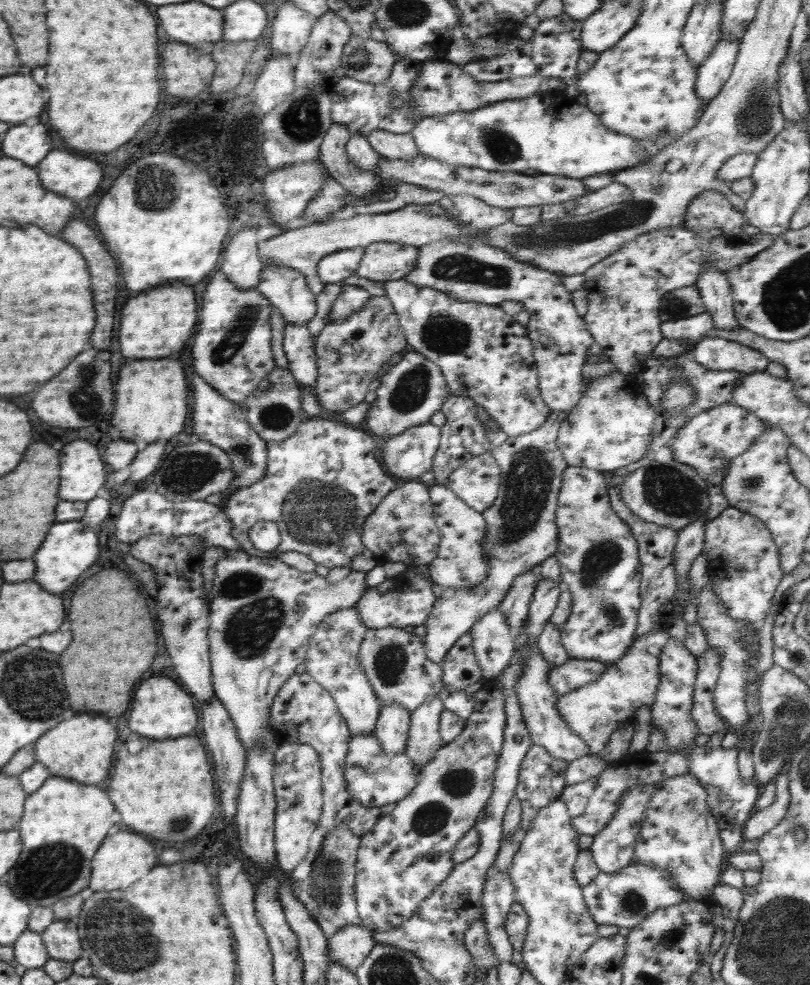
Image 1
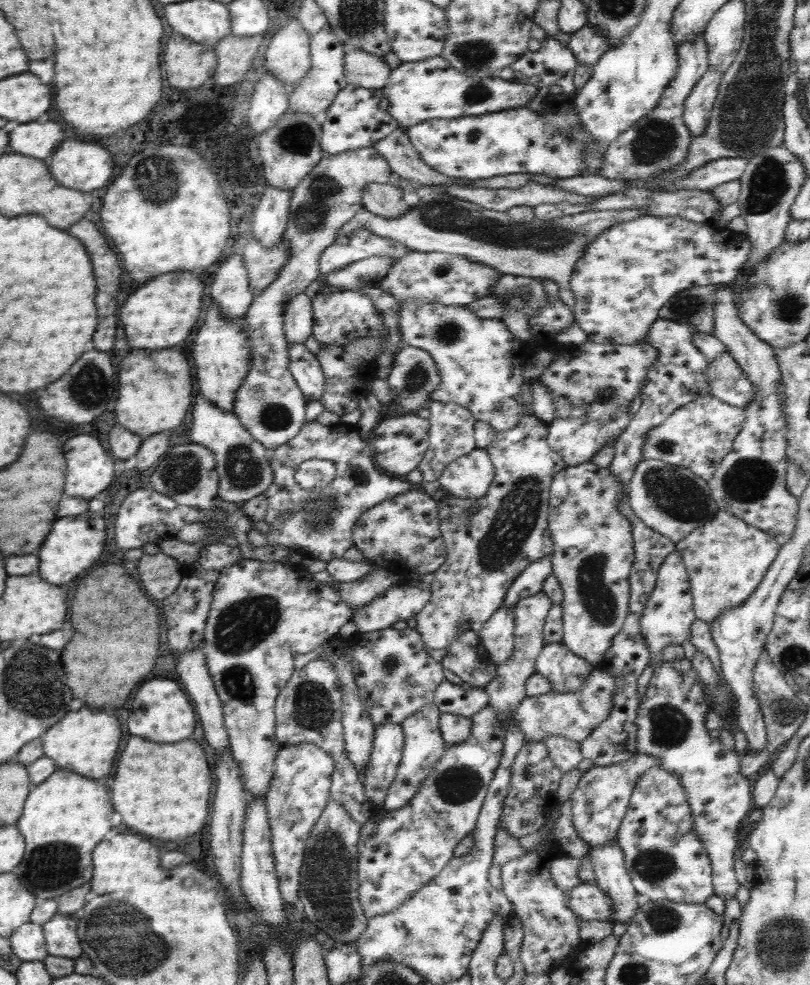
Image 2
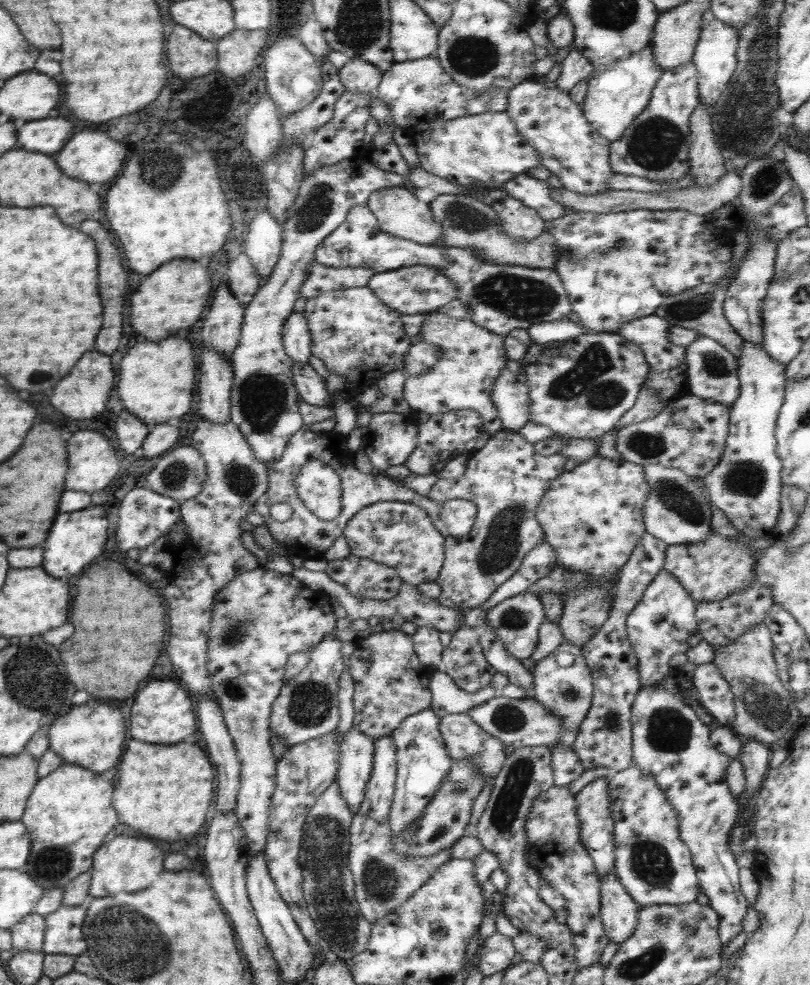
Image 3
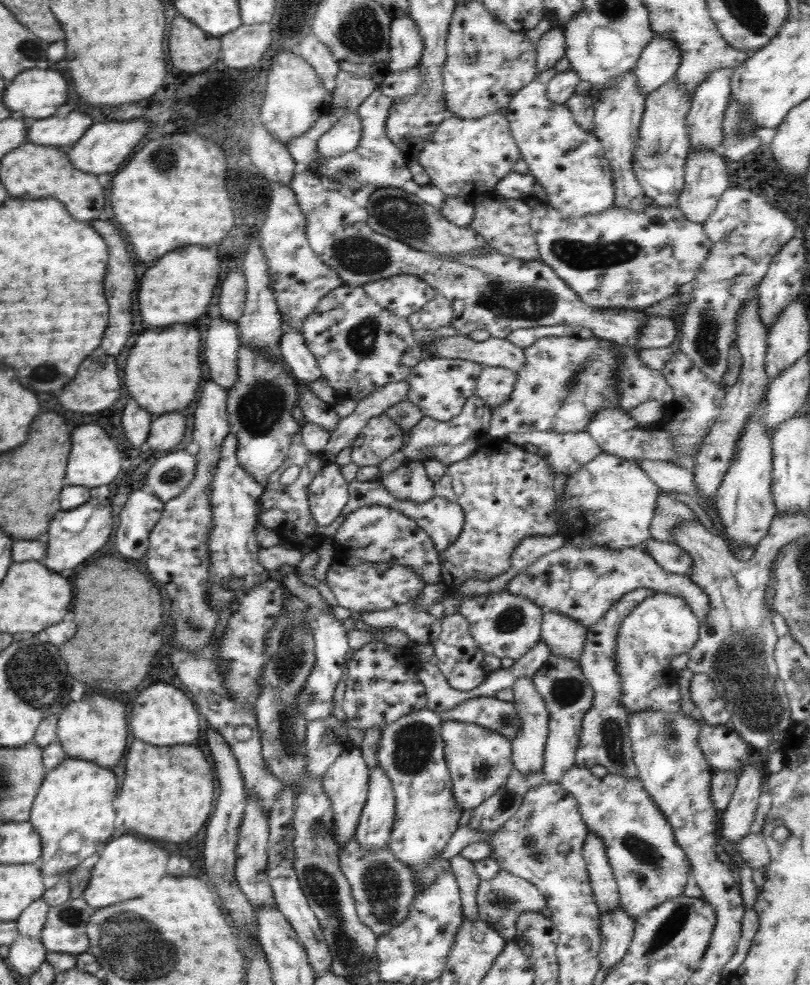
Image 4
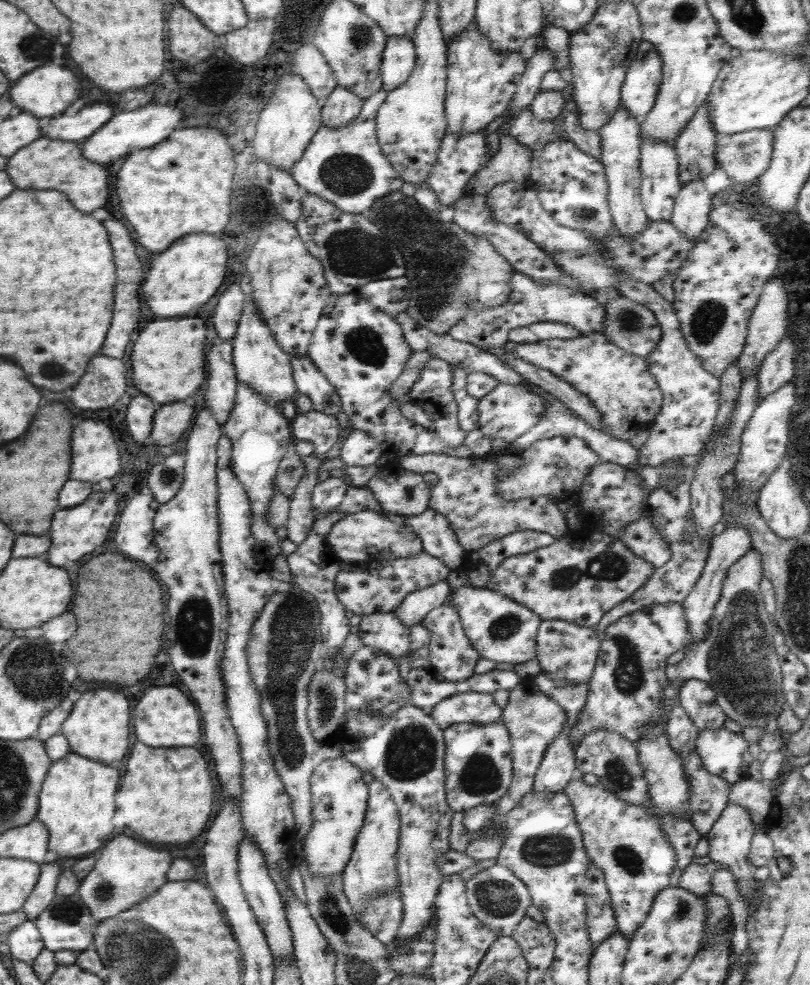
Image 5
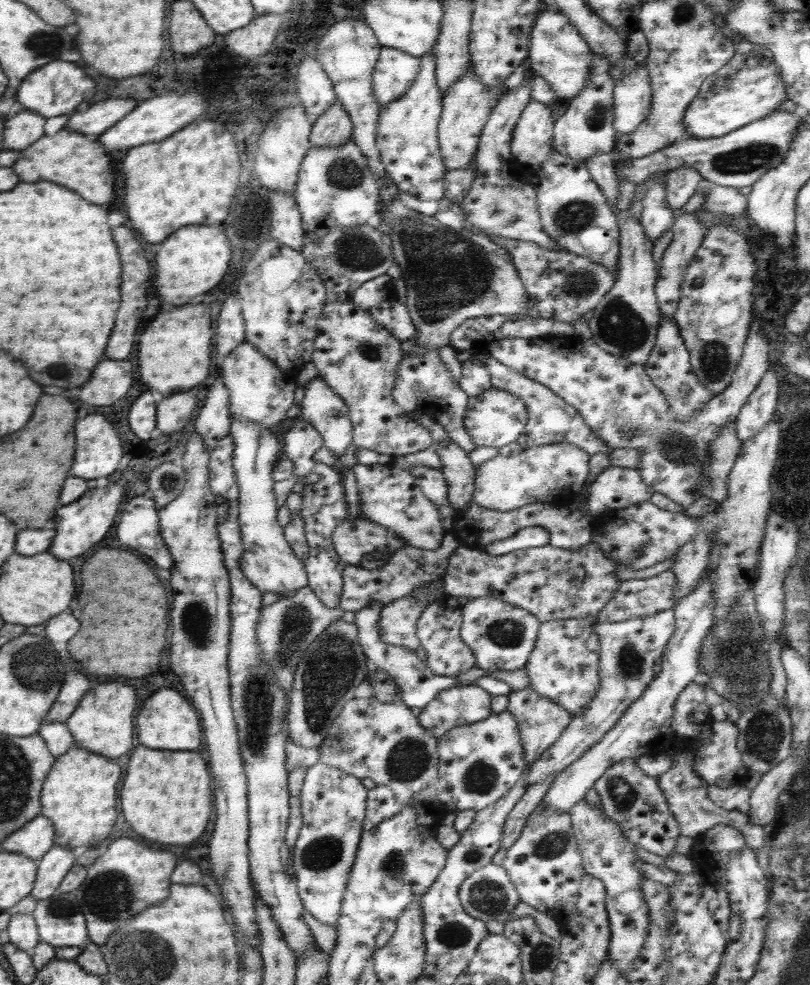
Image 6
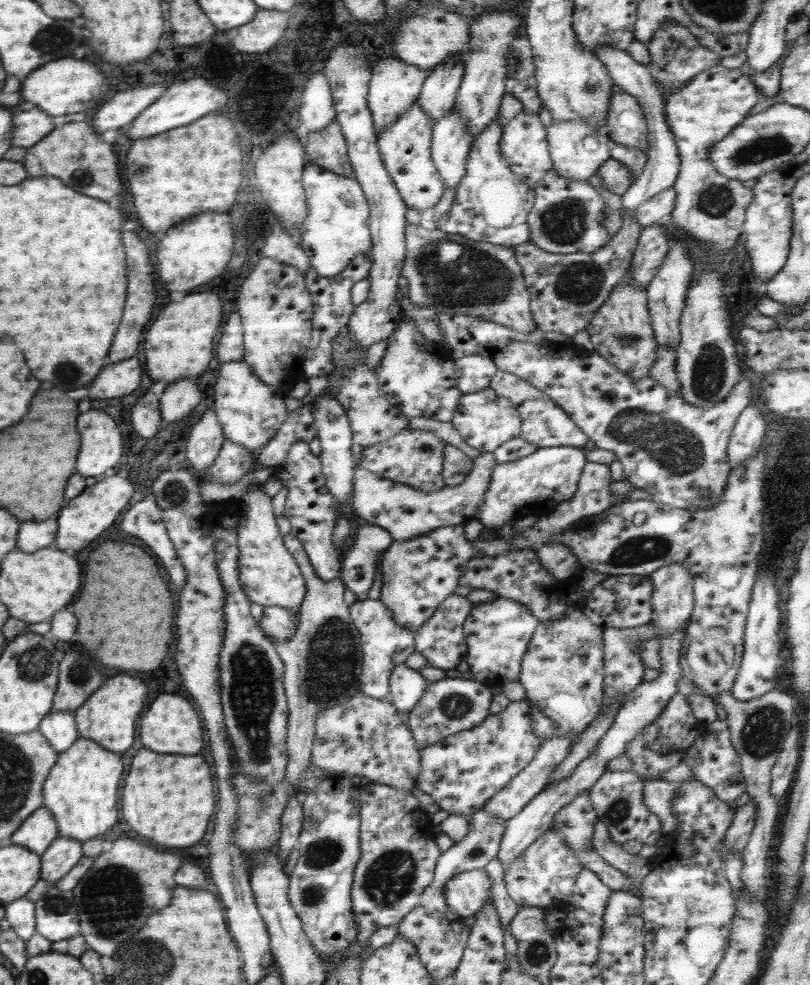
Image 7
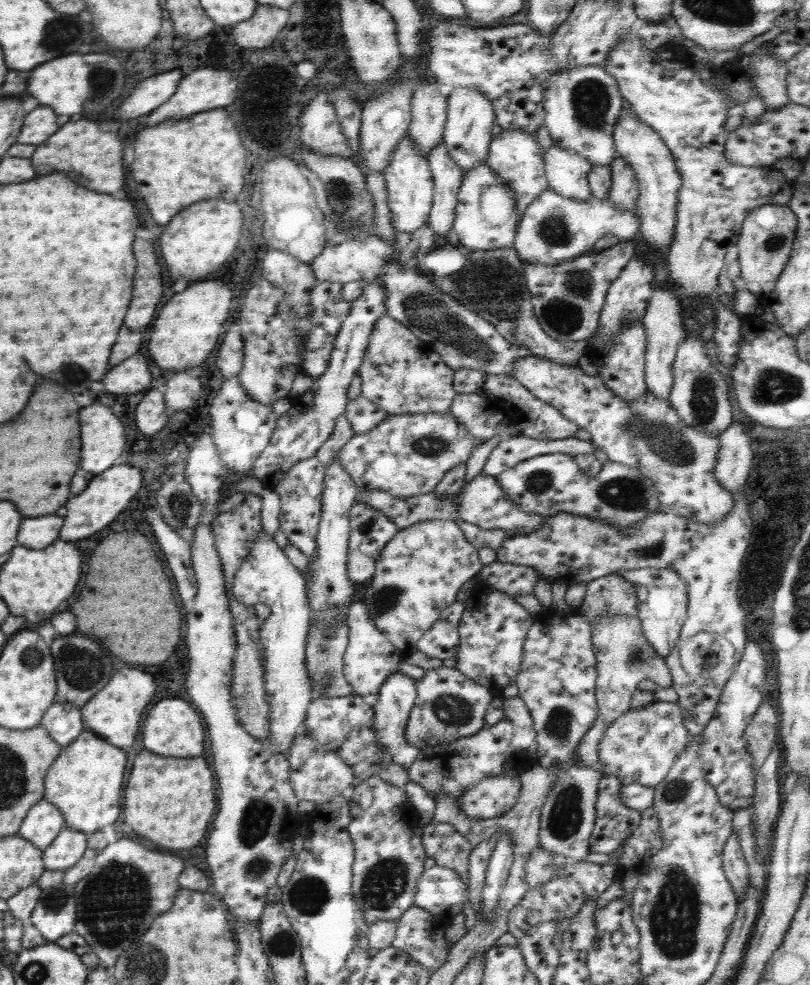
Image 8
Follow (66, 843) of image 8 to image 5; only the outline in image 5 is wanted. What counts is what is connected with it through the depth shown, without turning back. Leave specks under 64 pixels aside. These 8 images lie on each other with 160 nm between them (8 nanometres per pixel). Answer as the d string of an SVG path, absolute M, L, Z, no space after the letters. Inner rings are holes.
M52 858L39 865L41 873L34 887L34 891L28 896L22 910L26 914L28 922L35 922L40 915L57 895L55 888L61 875L60 867L56 863L52 863Z

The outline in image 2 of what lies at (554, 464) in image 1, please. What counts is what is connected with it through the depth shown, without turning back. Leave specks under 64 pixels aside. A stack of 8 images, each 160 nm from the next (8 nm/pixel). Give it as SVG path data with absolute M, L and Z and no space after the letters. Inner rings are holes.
M528 415L508 432L496 431L494 440L486 446L488 457L494 465L496 478L486 496L475 501L456 498L449 494L445 501L437 502L439 527L444 540L446 561L433 572L430 582L431 597L415 616L416 630L421 634L426 648L445 651L464 625L482 626L503 604L511 582L528 567L528 564L551 556L554 547L548 526L550 486L556 473L565 464L558 453L547 444L549 425L534 415Z

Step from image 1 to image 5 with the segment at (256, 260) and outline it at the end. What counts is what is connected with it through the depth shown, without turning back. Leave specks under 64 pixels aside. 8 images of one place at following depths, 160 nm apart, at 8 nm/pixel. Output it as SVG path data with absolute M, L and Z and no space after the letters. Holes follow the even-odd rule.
M223 340L208 352L208 380L206 380L205 408L214 415L218 425L228 421L235 401L237 384L233 363L233 341Z

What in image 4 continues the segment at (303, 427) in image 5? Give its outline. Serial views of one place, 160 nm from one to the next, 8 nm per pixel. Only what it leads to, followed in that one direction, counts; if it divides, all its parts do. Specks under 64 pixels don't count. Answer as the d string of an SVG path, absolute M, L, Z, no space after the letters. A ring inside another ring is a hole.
M300 384L299 400L305 423L314 423L324 427L330 434L334 432L340 422L338 414L334 410L334 404L326 404L310 391L309 384Z

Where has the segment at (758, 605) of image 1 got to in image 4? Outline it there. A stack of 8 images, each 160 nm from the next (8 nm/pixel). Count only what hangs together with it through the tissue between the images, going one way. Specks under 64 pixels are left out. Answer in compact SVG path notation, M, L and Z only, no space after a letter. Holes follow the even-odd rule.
M647 538L639 548L646 552L660 567L679 575L691 575L692 559L680 546Z

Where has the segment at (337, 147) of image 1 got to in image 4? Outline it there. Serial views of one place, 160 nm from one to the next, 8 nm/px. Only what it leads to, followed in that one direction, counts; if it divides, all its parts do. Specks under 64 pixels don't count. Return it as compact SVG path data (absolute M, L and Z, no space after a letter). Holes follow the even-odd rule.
M378 188L368 194L368 226L383 236L430 254L473 254L487 248L484 238L471 227L461 227L444 218L439 208L426 204L405 188Z

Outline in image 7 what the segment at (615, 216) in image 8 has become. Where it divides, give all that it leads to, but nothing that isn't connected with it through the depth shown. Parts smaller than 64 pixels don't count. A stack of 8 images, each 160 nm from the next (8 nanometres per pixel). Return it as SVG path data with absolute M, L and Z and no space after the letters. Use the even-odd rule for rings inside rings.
M549 170L532 191L535 193L535 203L530 214L527 214L526 222L529 243L552 254L570 254L594 252L612 240L604 222L607 204L588 181L568 180L555 170ZM673 186L654 195L649 201L638 207L638 219L642 227L650 224L670 226L677 192Z

